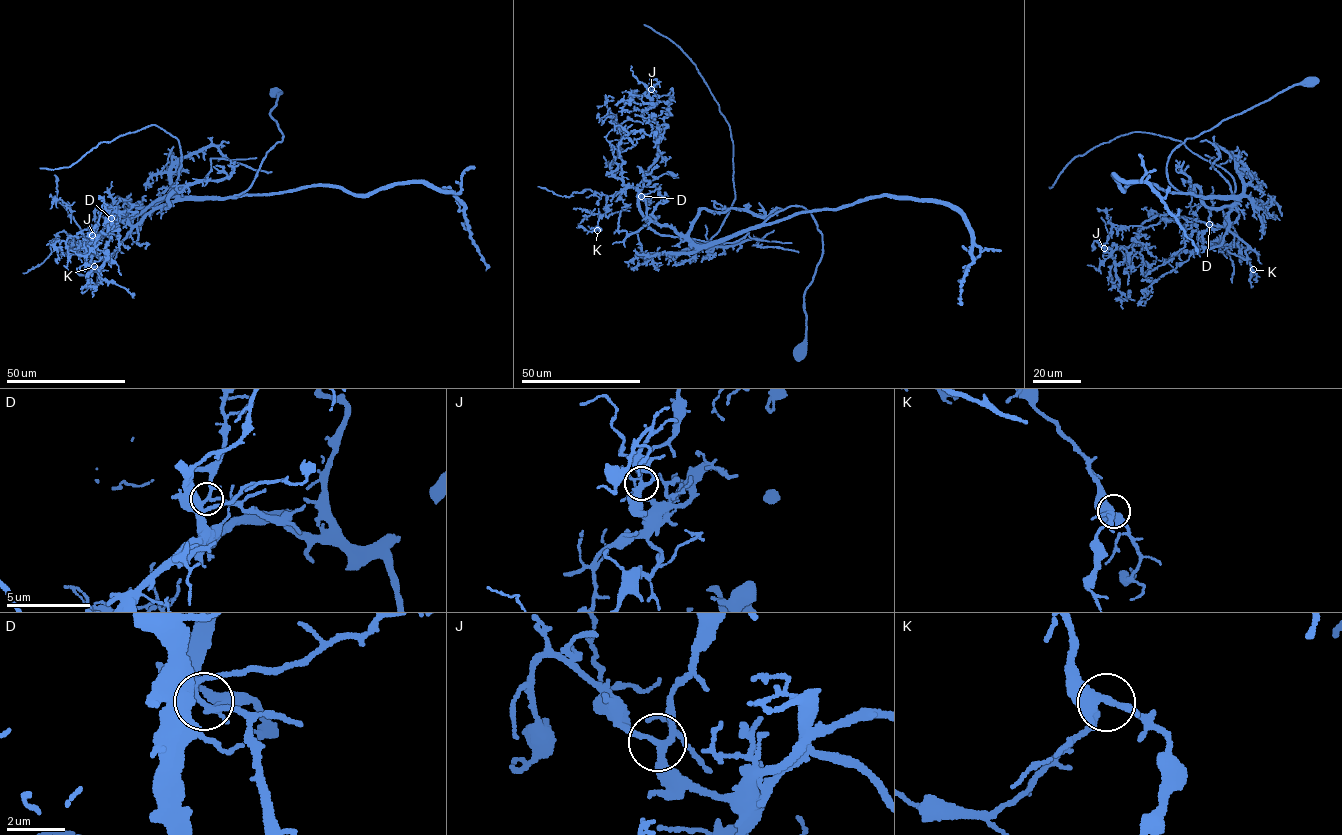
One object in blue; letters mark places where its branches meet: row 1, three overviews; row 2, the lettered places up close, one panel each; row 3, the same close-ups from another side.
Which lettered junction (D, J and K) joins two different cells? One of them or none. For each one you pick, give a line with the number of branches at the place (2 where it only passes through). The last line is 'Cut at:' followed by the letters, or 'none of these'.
D: branches 6
Cut at: D

